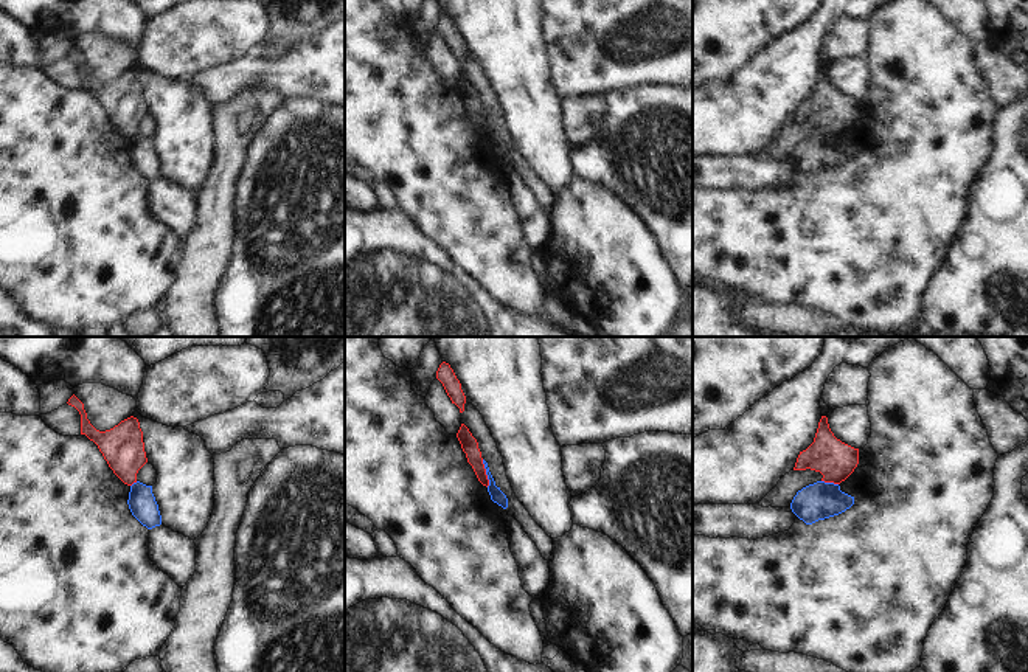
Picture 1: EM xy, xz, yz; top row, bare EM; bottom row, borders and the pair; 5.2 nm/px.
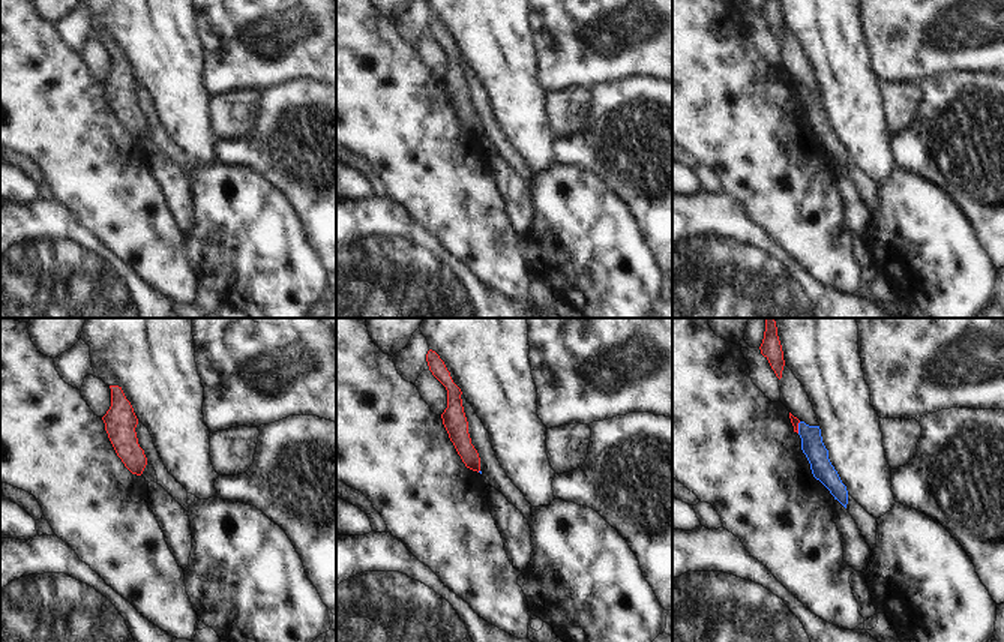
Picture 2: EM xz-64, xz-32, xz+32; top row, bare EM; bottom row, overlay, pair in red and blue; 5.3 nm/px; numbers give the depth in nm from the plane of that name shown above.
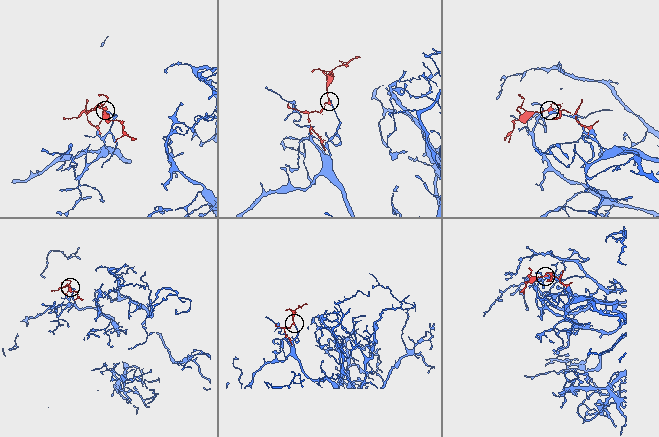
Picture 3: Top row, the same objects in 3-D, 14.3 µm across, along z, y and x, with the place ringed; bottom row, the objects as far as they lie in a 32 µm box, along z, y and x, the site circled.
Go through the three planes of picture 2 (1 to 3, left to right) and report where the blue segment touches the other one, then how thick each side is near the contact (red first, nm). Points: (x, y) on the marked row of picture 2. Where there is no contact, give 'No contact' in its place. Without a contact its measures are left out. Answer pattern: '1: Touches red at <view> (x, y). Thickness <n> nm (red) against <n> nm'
1: No contact
2: No contact
3: Touches red at xz+32 (797, 428). Thickness 50 nm (red) against 120 nm

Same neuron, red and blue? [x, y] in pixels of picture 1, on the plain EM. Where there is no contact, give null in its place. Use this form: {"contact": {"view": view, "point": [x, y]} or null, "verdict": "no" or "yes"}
{"contact": {"view": "xz", "point": [485, 126]}, "verdict": "no"}

